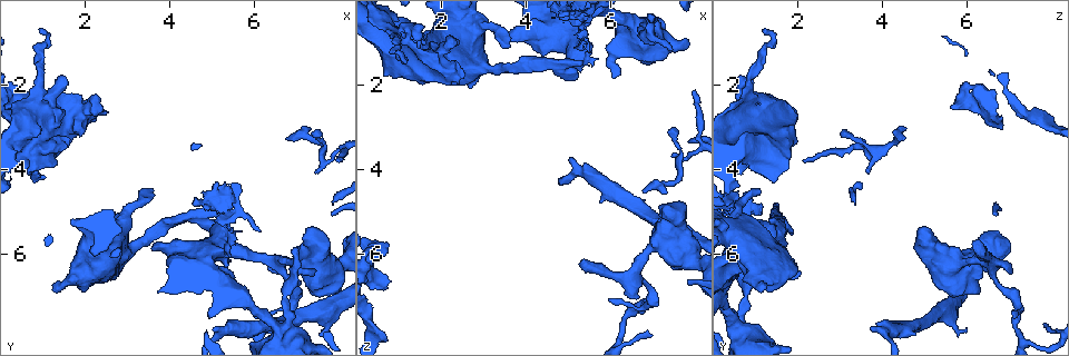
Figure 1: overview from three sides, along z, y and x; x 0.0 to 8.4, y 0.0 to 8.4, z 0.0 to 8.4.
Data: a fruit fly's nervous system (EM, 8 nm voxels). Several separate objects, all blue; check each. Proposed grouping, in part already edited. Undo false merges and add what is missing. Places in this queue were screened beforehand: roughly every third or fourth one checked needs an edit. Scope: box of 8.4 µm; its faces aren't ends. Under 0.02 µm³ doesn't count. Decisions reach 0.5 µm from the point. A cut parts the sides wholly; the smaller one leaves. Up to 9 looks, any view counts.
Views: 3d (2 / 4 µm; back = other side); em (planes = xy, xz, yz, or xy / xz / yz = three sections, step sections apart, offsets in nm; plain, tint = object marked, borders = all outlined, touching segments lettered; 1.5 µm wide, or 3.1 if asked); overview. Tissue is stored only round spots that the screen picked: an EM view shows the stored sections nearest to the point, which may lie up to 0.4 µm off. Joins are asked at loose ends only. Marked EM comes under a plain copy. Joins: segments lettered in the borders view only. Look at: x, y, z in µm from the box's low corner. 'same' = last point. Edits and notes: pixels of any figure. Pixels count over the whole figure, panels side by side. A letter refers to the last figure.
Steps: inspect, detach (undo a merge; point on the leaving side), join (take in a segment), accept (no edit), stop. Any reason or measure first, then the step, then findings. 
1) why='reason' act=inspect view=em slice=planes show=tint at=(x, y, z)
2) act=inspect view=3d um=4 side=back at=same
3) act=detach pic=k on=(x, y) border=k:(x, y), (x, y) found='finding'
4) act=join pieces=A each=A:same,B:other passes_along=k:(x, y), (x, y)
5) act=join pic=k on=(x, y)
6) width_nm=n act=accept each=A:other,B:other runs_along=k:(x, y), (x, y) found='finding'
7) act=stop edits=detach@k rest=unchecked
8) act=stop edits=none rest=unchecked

why='thin end' act=inspect view=em slice=planes show=borders at=(0.90, 0.70, 1.20)

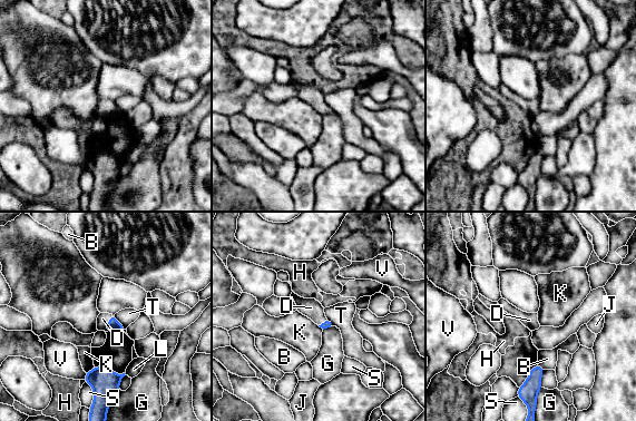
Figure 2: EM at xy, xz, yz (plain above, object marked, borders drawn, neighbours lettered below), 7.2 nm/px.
longest_contact=T:140nm act=join pieces=D each=B:other,D:same,G:other,H:other,J:other,K:other,L:other,S:other,T:other,V:other passes_along=2:(113, 325), (108, 323), (103, 319) found='it goes on there'

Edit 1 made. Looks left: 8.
act=inspect view=overview

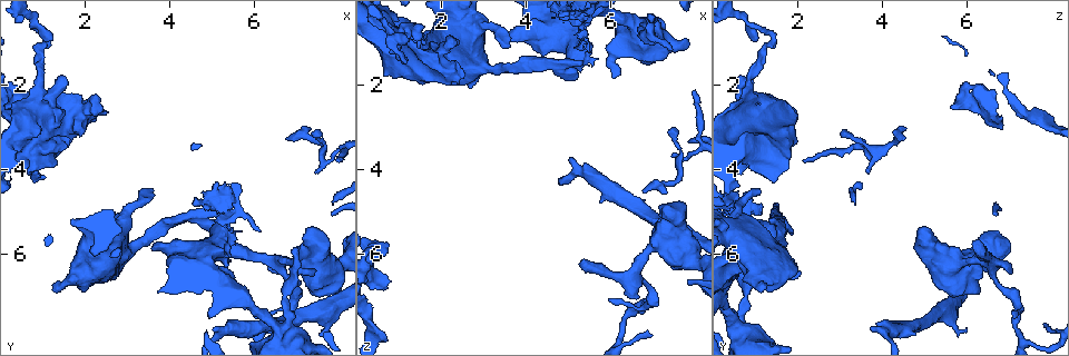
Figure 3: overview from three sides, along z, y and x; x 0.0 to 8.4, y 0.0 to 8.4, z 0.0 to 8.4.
why='thin end' act=inspect view=em slice=planes show=borders at=(7.50, 3.00, 3.05)

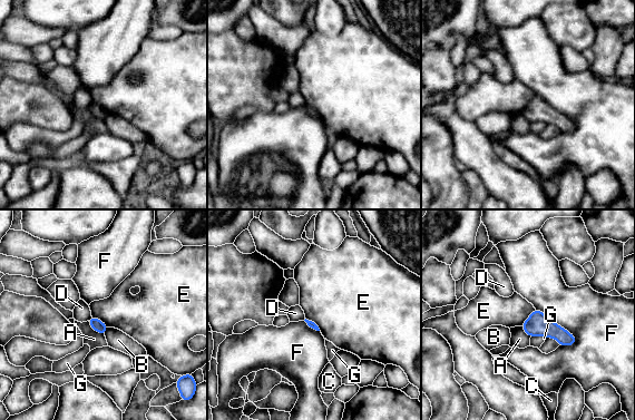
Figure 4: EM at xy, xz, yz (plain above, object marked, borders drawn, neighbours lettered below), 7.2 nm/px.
act=accept each=A:other,B:other,C:other,D:other,E:other,F:other,G:other border=4:(91, 315), (108, 326) found='none of them fits'

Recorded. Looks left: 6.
why='an open end' act=inspect view=em slice=planes show=borders at=(0.70, 2.40, 5.80)

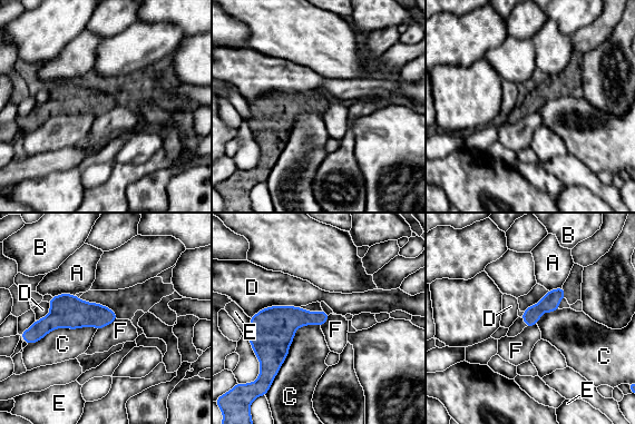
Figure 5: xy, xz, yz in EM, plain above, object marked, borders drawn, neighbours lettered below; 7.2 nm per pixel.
width_nm=120 act=accept each=A:other,B:other,C:other,D:other,E:other,F:other found='no lettered segment goes on from it'

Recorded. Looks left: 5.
why='free end' act=inspect view=3d um=4 at=(5.35, 5.70, 6.20)

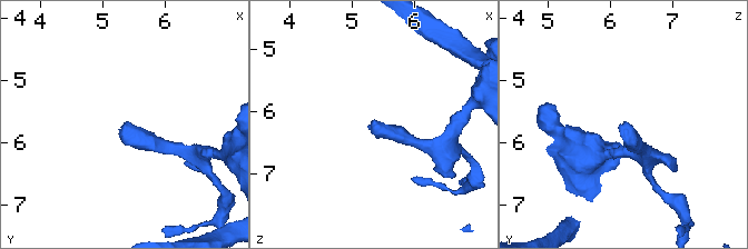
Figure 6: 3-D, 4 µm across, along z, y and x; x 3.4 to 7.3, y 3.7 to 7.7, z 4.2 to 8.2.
why='shape alone is not enough' act=inspect view=em slice=planes show=borders at=(5.30, 5.75, 6.20)

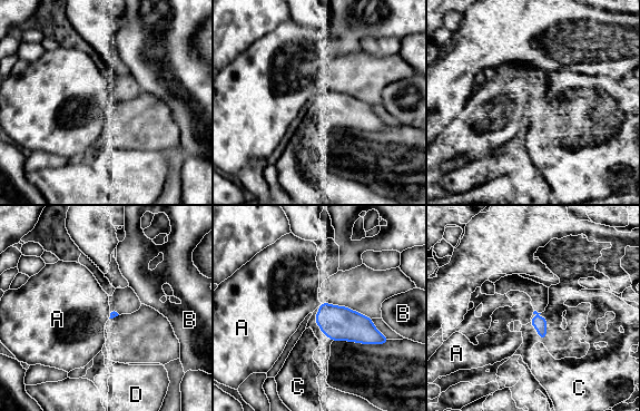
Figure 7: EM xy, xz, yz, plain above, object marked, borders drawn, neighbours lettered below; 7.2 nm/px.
act=accept each=A:other,B:other,C:other,D:other border=7:(531, 315), (528, 322) found='none of them fits'

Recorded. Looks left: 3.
act=stop edits=join@2 rest=unchecked

